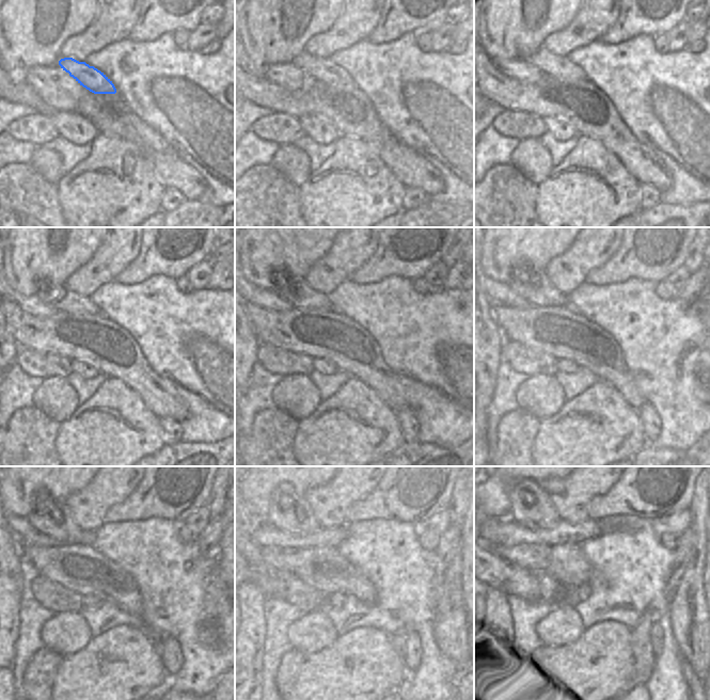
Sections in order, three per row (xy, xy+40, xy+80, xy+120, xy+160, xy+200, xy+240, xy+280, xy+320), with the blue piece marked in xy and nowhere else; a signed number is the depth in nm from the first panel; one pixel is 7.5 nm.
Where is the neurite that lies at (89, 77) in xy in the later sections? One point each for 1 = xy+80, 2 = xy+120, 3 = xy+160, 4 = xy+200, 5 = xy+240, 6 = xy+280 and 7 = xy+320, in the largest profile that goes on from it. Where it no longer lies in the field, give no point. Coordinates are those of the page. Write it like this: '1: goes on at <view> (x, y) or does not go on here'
1: goes on at xy+80 (561, 66)
2: goes on at xy+120 (64, 300)
3: goes on at xy+160 (301, 295)
4: goes on at xy+200 (539, 293)
5: goes on at xy+240 (48, 516)
6: goes on at xy+280 (289, 512)
7: goes on at xy+320 (530, 506)

